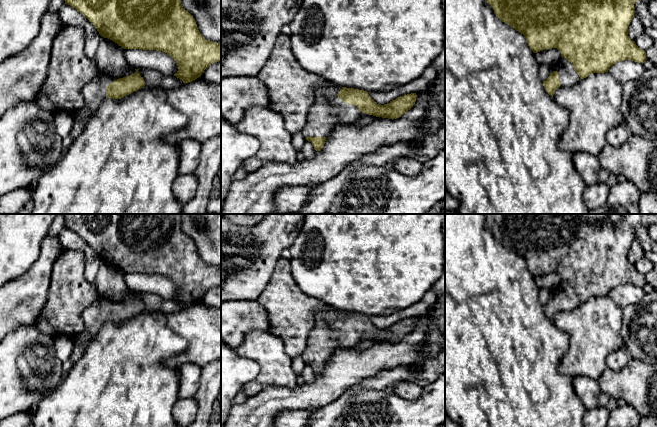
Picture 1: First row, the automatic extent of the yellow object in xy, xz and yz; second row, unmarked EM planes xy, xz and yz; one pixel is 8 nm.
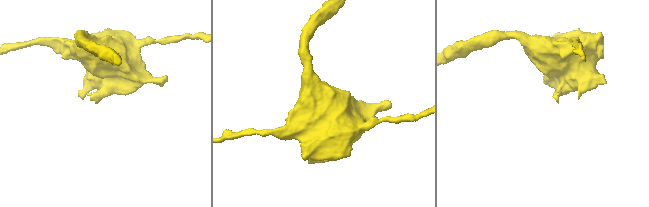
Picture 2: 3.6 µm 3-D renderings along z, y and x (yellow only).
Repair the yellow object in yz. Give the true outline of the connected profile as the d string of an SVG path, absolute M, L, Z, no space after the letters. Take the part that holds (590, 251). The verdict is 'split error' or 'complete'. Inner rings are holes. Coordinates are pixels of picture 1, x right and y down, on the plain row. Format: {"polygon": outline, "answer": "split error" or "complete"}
{"polygon": "M486 214L487 227L491 229L496 240L504 247L510 249L516 255L523 258L526 262L528 270L534 276L540 276L545 273L557 272L561 276L560 283L552 289L551 299L543 305L543 310L546 316L553 321L554 316L559 311L570 311L578 307L581 303L588 301L592 297L608 296L609 292L619 285L632 284L638 287L644 287L646 277L640 273L635 265L628 260L628 250L635 239L634 228L641 224L645 227L657 222L657 214Z", "answer": "split error"}

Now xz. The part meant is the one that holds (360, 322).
{"polygon": "M325 305L314 314L314 325L307 339L307 348L301 357L316 375L321 375L326 362L337 349L354 348L363 337L396 343L410 334L415 326L416 317L411 317L379 329L364 314L337 310Z", "answer": "split error"}

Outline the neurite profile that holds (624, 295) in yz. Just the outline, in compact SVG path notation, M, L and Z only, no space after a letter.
M627 283L612 289L608 296L617 306L624 308L626 306L640 304L643 301L645 294L642 287Z

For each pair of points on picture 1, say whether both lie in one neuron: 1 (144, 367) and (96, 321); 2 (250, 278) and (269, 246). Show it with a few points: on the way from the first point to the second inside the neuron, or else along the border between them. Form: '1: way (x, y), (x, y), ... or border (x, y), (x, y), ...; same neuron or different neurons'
1: border (106, 322), (87, 345); different neurons
2: way (258, 272), (266, 264), (266, 254); same neuron

